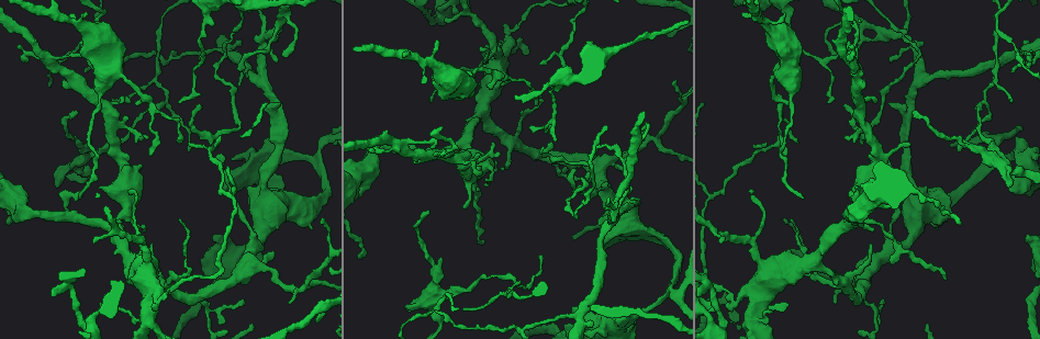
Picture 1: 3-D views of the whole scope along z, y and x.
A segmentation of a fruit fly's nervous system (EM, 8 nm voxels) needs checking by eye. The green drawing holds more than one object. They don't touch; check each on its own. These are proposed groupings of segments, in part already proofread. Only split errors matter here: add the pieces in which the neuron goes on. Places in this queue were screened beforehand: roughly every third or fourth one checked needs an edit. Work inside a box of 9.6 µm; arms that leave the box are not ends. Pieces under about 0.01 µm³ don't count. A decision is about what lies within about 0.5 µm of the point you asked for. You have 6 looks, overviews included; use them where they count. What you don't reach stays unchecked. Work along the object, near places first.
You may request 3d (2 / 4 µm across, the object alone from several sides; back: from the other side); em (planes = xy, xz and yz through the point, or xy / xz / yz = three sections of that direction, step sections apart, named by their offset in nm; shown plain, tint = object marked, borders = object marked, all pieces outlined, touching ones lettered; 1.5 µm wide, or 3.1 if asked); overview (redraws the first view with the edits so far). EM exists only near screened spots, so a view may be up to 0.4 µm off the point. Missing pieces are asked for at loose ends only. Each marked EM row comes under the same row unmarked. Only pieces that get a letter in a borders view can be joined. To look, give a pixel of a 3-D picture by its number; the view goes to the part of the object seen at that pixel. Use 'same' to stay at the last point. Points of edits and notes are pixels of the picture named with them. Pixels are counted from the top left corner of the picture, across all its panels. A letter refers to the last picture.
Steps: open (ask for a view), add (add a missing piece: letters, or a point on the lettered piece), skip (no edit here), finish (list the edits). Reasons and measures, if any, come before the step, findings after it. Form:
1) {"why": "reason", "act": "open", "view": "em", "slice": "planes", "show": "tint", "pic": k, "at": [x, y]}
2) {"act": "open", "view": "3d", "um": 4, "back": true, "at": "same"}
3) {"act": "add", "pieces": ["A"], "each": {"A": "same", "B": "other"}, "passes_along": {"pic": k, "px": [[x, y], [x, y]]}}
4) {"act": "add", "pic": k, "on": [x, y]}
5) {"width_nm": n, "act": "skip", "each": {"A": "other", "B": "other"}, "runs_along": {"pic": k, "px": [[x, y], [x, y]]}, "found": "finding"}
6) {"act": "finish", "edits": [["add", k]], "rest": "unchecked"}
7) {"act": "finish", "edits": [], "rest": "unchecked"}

{"why": "branch stops here", "act": "open", "view": "3d", "um": 2, "back": true, "pic": 1, "at": [1010, 187]}

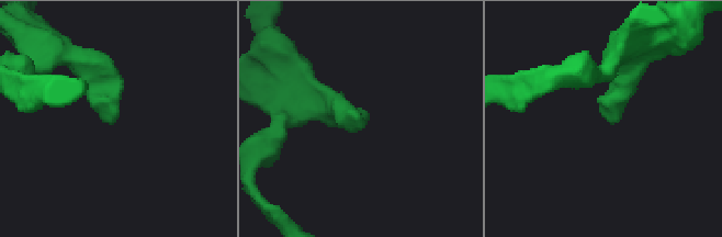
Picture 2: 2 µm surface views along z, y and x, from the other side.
{"act": "open", "view": "em", "slice": "xz", "step": 4, "show": "tint", "pic": 2, "at": [359, 117]}

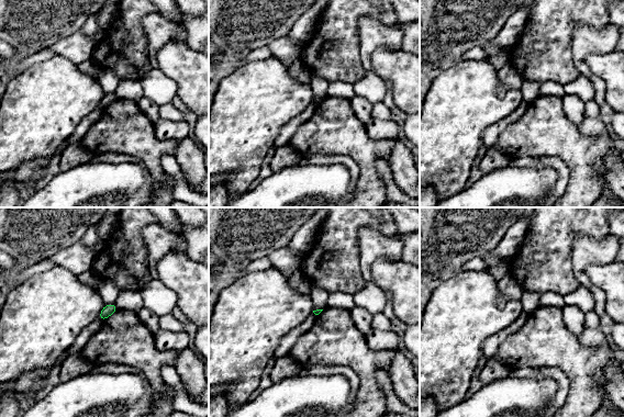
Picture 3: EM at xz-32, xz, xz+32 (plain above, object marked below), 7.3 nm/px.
{"why": "another direction", "act": "open", "view": "em", "slice": "xy", "step": 4, "show": "borders", "at": "same"}

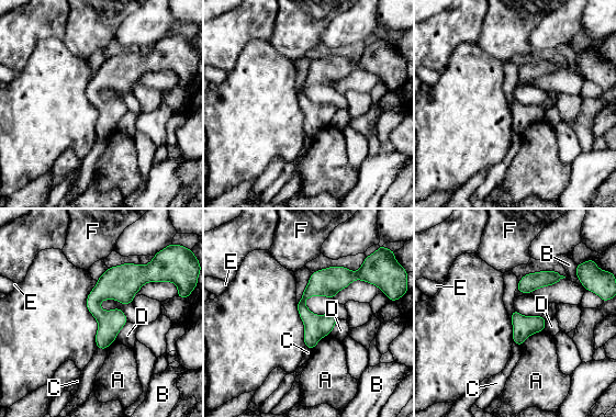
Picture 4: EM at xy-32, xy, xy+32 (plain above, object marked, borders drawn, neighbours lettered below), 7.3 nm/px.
{"longest_contact_nm": ["A", 220], "act": "skip", "each": {"A": "other", "B": "other", "C": "other", "D": "other", "E": "other", "F": "other"}, "found": "no lettered piece goes on from it"}

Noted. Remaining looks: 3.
{"why": "end of a long branch", "act": "open", "view": "em", "slice": "xz", "step": 8, "show": "borders", "pic": 1, "at": [75, 115]}

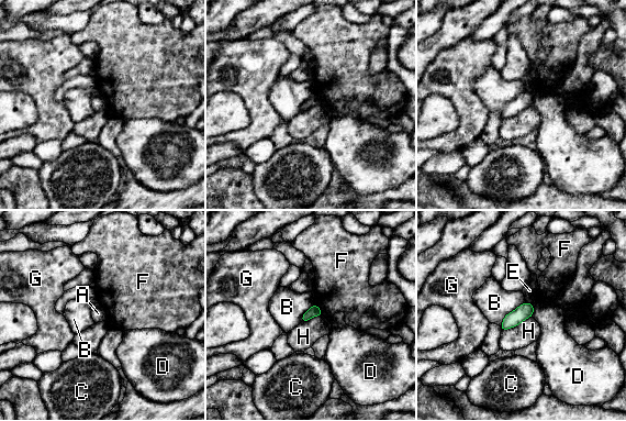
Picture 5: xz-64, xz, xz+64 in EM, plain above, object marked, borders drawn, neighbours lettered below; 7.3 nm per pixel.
{"width_nm": 80, "act": "skip", "each": {"A": "other", "B": "other", "C": "other", "D": "other", "E": "other", "F": "other", "G": "other", "H": "other"}, "border": {"pic": 5, "px": [[532, 316], [502, 331]]}, "found": "none of them fits"}

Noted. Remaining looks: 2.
{"act": "finish", "edits": [], "rest": "unchecked"}

